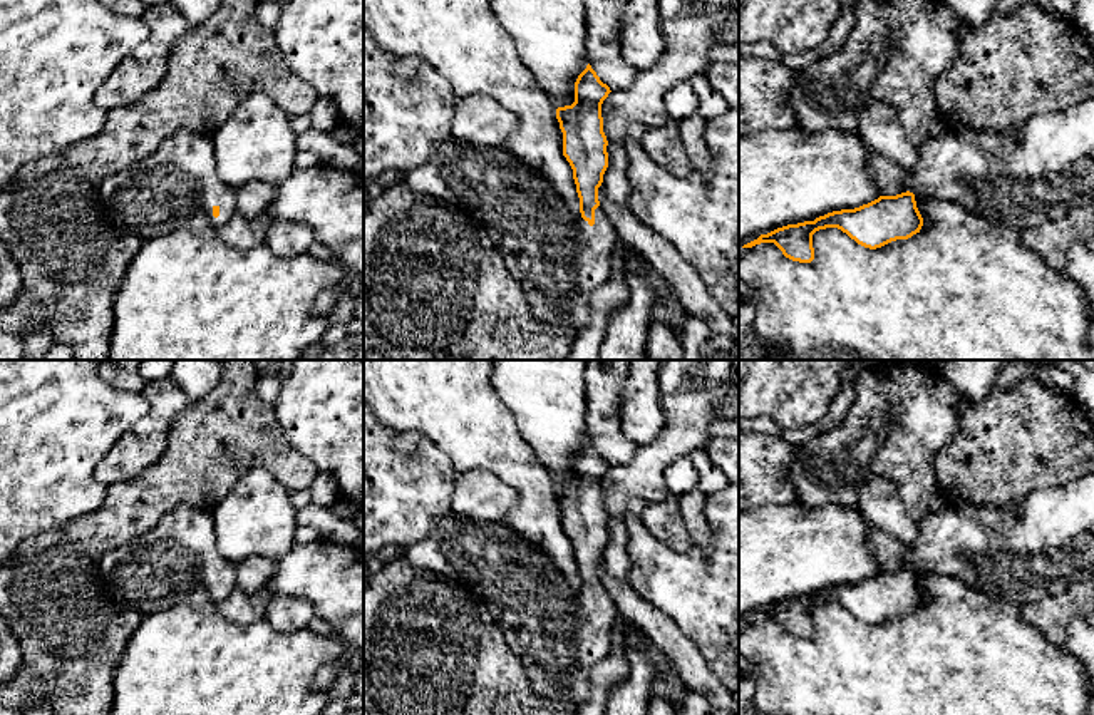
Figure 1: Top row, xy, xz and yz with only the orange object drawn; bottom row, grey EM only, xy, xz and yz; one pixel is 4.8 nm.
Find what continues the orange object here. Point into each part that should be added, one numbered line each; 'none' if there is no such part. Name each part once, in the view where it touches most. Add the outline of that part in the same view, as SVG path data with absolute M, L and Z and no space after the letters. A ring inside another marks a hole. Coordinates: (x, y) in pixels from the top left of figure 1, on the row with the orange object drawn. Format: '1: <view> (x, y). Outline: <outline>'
1: xz (558, 260). Outline: M452 136L434 149L424 166L405 172L402 183L467 211L486 229L539 321L573 337L588 327L591 295L612 278L612 251L618 243L601 206L590 226L580 211L568 209L548 177L504 147L462 146Z

